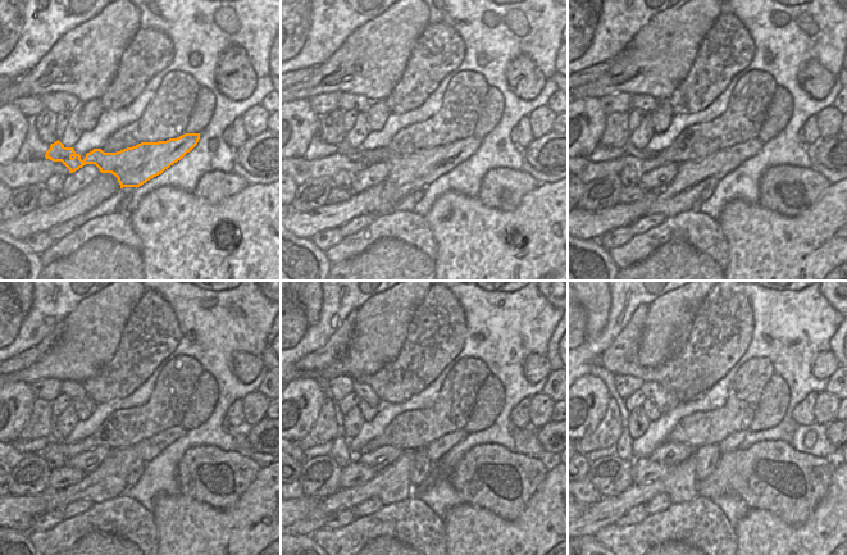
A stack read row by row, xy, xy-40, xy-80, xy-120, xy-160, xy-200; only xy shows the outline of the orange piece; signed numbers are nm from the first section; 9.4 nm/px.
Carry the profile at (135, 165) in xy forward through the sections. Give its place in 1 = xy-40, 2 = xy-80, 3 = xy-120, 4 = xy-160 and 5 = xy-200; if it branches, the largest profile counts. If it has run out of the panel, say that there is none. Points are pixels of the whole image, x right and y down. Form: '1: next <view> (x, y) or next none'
1: next xy-40 (419, 169)
2: next xy-80 (681, 194)
3: next xy-120 (108, 481)
4: next xy-160 (392, 485)
5: next xy-200 (679, 485)

